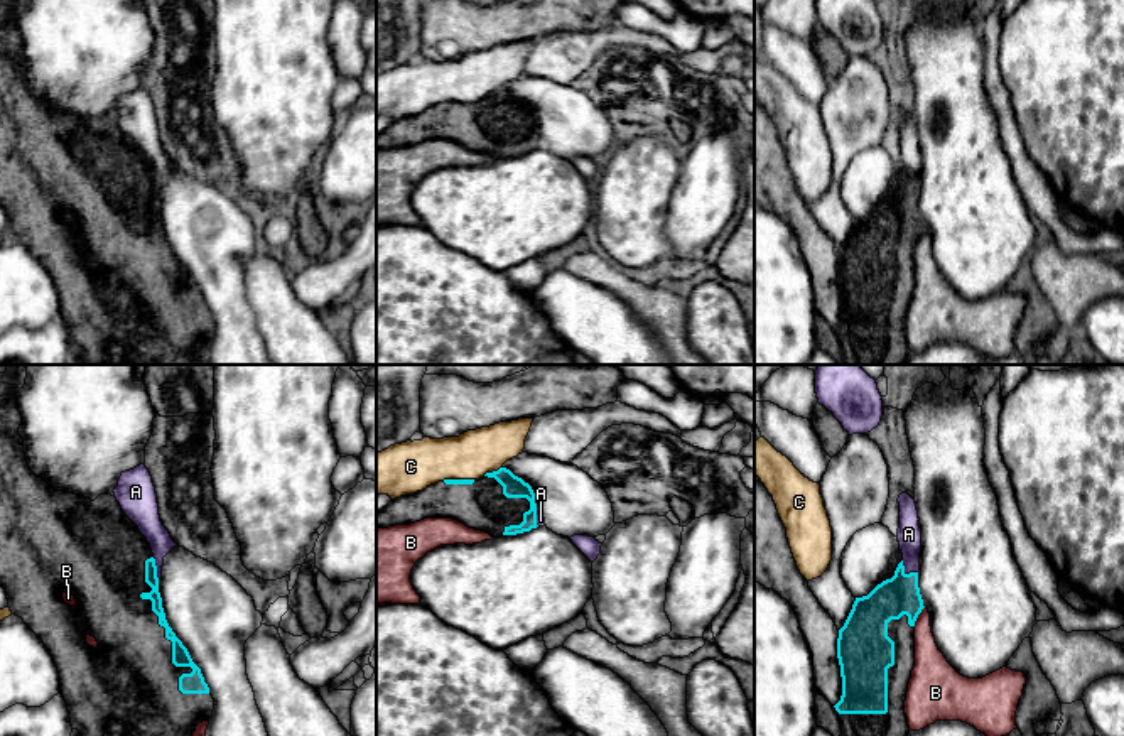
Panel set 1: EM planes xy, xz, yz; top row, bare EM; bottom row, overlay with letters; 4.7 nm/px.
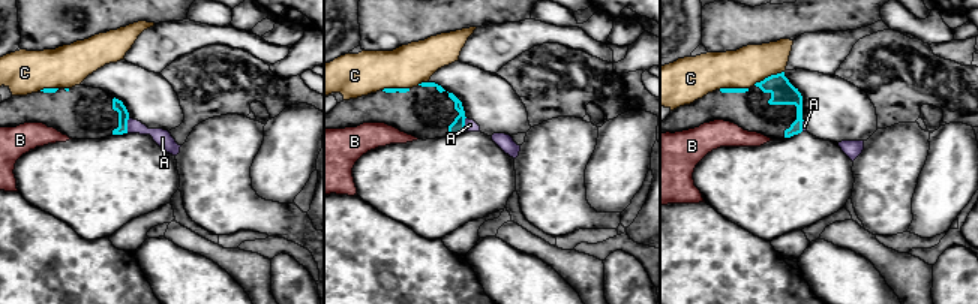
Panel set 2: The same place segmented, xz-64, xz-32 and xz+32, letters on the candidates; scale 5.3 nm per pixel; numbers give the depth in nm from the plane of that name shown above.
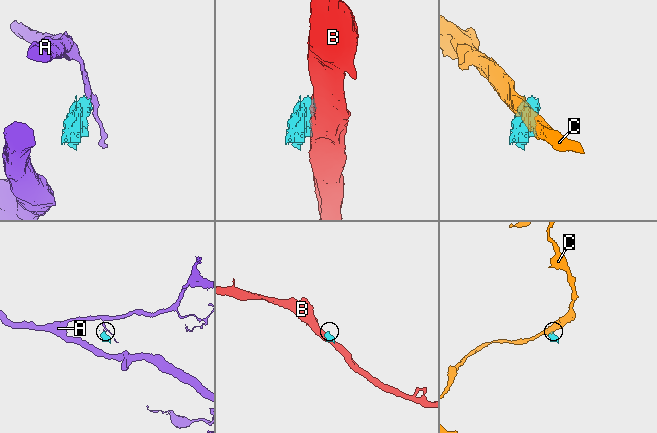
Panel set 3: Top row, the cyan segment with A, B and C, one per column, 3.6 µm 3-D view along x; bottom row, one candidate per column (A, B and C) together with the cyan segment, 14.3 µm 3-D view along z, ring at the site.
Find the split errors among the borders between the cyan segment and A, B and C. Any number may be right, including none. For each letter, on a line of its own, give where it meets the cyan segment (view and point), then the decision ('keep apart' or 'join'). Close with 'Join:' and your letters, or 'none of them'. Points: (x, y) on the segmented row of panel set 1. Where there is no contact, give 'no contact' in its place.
A: yz (903, 571) | keep apart
B: yz (917, 616) | keep apart
C: xz (493, 471) | keep apart
Join: none of them

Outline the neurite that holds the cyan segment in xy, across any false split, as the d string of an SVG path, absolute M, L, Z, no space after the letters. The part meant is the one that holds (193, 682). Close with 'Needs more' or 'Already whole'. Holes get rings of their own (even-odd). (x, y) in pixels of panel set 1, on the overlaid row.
M7 365L7 371L0 373L0 586L8 608L49 650L71 726L81 736L105 736L111 717L123 721L132 736L192 736L199 722L211 719L214 699L201 668L165 620L150 544L115 496L100 495L91 501L56 491L30 471L19 436L22 415L15 397L25 378L25 365Z. Needs more

